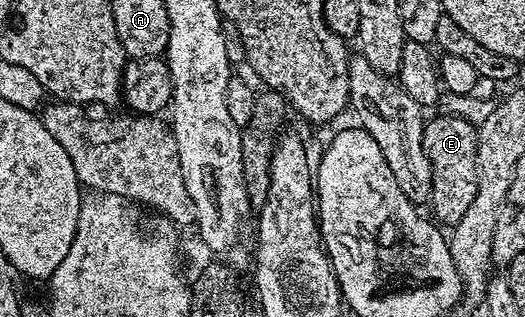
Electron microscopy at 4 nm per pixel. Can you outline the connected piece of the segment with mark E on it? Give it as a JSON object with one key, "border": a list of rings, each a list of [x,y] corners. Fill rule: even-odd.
{"border":[[[439,112],[436,118],[428,117],[423,124],[423,147],[431,165],[430,213],[436,223],[453,228],[465,216],[473,196],[477,196],[477,140],[476,123],[456,114]]]}

